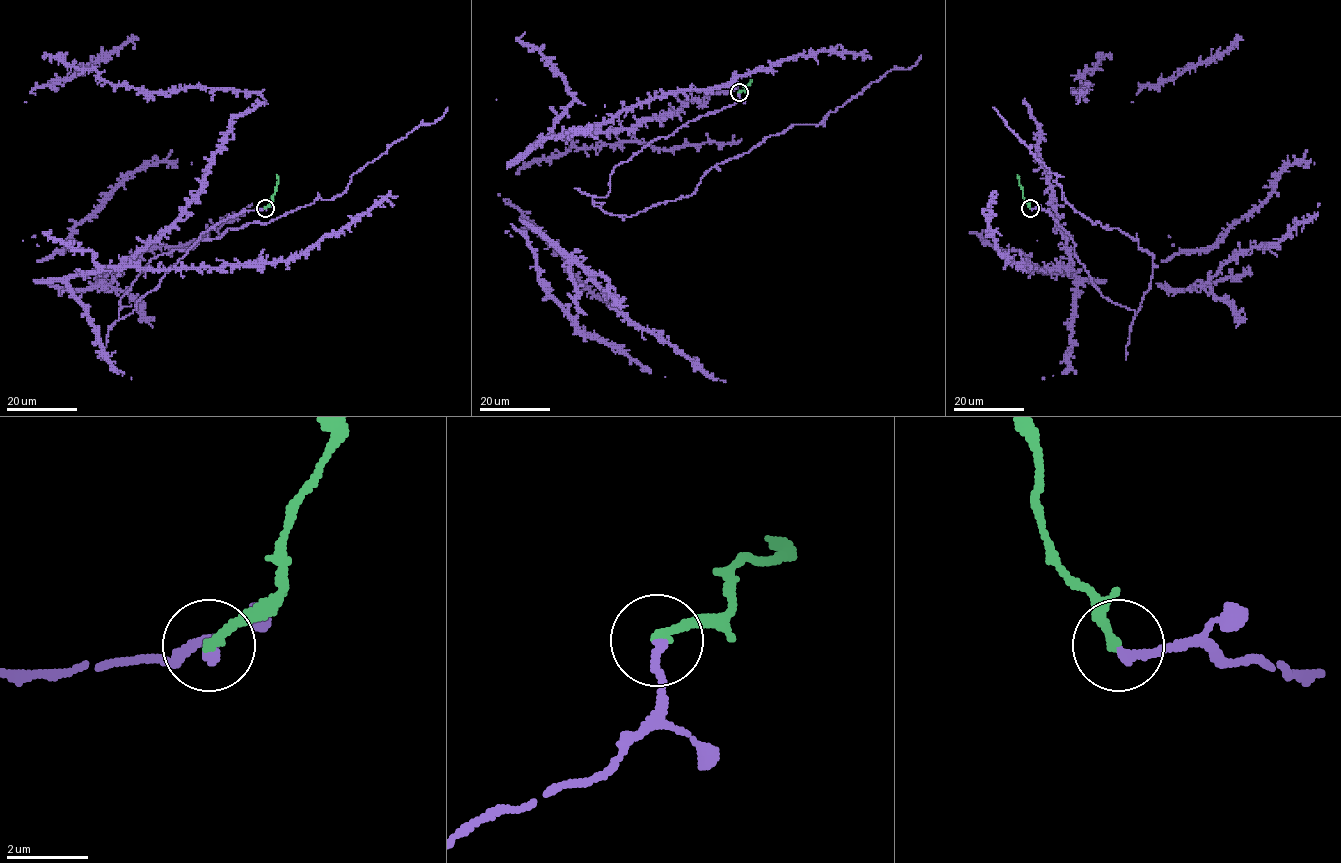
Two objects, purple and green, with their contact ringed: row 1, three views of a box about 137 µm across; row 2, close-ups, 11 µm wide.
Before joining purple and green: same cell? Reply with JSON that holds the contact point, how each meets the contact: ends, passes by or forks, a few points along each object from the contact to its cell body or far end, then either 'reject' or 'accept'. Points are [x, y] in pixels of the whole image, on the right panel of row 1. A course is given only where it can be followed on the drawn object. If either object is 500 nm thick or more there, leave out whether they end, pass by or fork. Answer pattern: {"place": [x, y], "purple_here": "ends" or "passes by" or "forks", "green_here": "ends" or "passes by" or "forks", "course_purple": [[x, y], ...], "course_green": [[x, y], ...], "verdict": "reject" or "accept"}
{"place": [1030, 208], "purple_here": "ends", "green_here": "ends", "course_purple": [[1030, 208], [1047, 210], [1099, 292], [1134, 318], [1154, 257], [1061, 200], [1055, 174], [992, 107]], "course_green": [[1030, 208], [1017, 175]], "verdict": "accept"}

